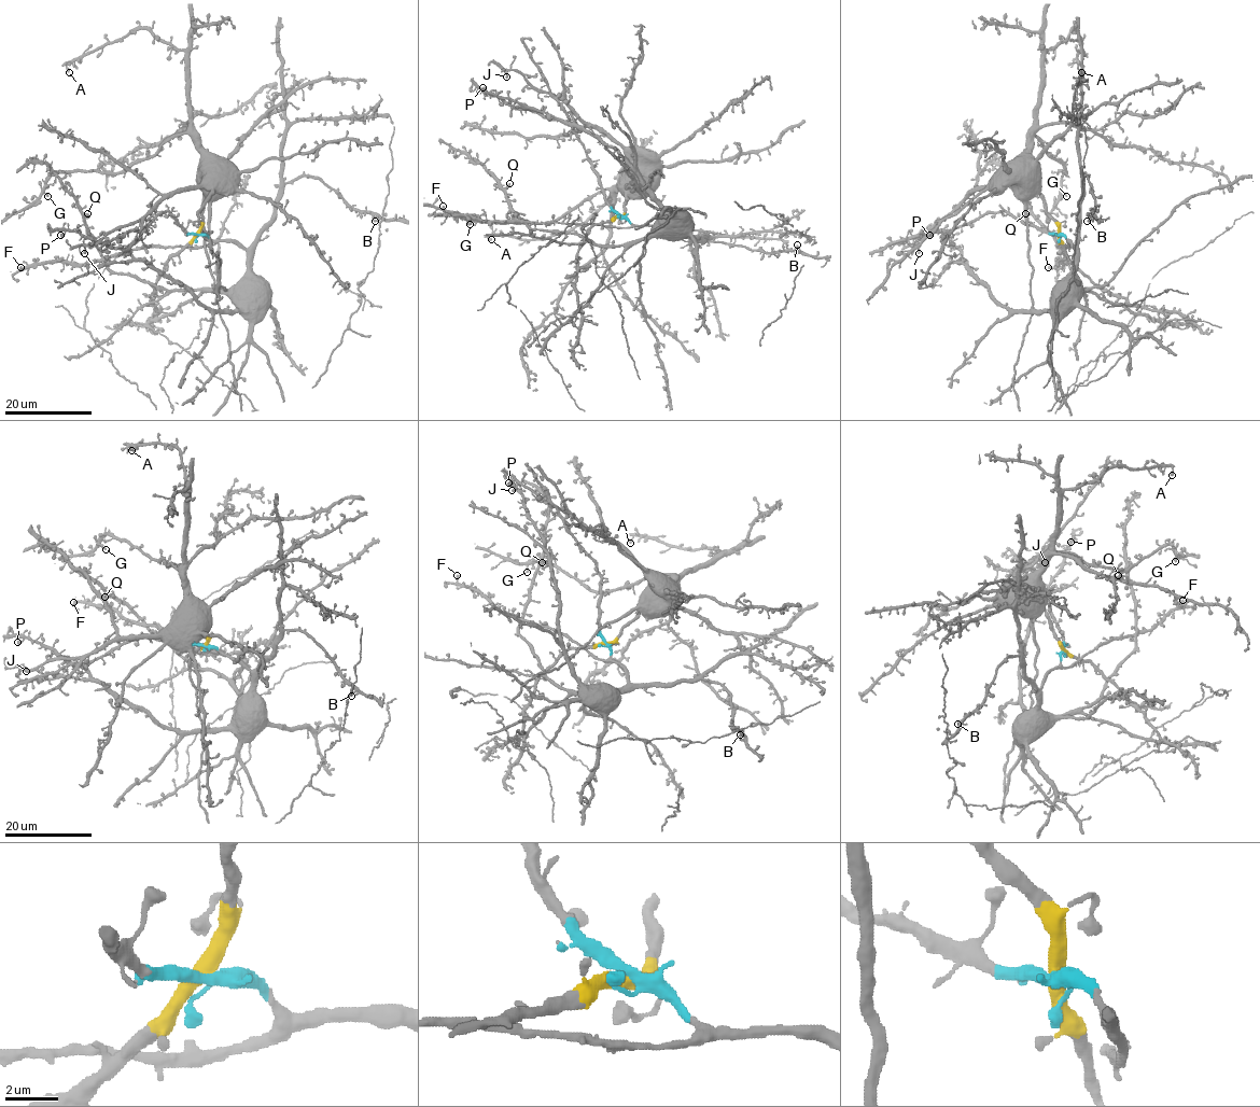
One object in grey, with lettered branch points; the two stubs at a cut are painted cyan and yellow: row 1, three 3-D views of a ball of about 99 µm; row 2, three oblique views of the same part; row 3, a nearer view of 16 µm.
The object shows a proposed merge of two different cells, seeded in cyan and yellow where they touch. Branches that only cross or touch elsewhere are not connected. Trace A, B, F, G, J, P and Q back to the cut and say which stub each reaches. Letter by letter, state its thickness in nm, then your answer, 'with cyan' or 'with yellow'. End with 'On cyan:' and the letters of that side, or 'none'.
A: 440 nm thick; with yellow
B: 260 nm thick; with cyan
F: 340 nm thick; with cyan
G: 240 nm thick; with yellow
J: 340 nm thick; with yellow
P: 440 nm thick; with cyan
Q: 400 nm thick; with cyan
On cyan: B, F, P, Q

